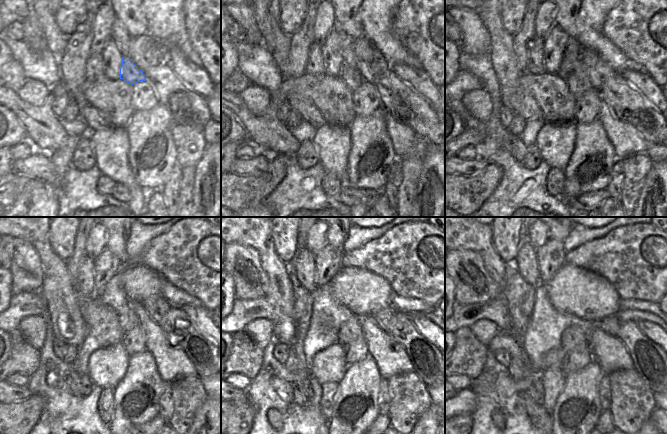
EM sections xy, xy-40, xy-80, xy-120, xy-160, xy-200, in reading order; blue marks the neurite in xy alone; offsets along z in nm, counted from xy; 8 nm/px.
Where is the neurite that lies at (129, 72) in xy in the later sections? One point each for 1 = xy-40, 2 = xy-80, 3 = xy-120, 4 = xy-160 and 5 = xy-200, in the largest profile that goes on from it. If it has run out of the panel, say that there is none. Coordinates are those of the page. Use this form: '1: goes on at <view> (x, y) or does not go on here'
1: goes on at xy-40 (350, 74)
2: goes on at xy-80 (578, 82)
3: goes on at xy-120 (129, 316)
4: goes on at xy-160 (351, 329)
5: goes on at xy-200 (572, 337)

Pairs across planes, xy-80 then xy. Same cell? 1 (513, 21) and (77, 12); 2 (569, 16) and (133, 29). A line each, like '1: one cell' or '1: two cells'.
1: one cell
2: one cell

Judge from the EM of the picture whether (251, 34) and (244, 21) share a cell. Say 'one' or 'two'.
one

